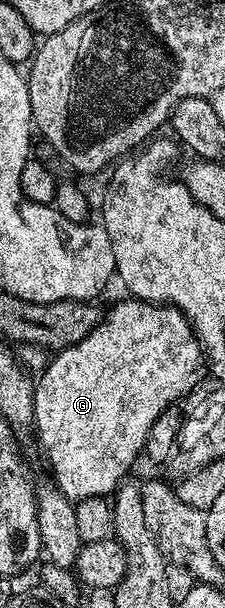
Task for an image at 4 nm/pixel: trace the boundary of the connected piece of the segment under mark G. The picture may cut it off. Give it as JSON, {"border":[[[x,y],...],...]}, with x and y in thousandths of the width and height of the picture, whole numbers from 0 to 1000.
{"border":[[[556,492],[529,500],[498,502],[489,513],[480,507],[453,528],[418,538],[409,549],[391,549],[391,556],[373,556],[373,563],[338,563],[338,569],[302,569],[276,579],[253,581],[204,604],[182,607],[173,618],[187,620],[164,620],[151,635],[151,696],[142,704],[147,709],[169,709],[169,730],[187,735],[209,760],[222,762],[222,776],[240,781],[236,794],[316,826],[387,822],[413,816],[484,817],[524,798],[573,785],[560,781],[573,780],[596,755],[636,748],[658,707],[676,707],[676,694],[693,694],[693,688],[711,688],[711,681],[729,681],[729,674],[769,671],[809,661],[791,658],[818,656],[893,628],[898,610],[911,613],[924,605],[898,564],[867,553],[840,523],[804,510],[760,507],[751,500],[671,500],[662,493]]]}

